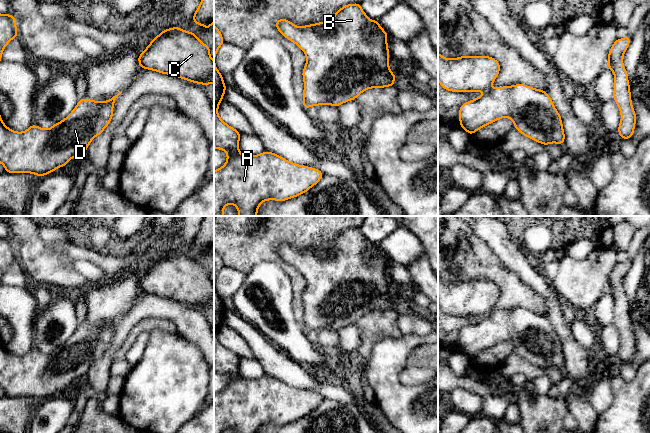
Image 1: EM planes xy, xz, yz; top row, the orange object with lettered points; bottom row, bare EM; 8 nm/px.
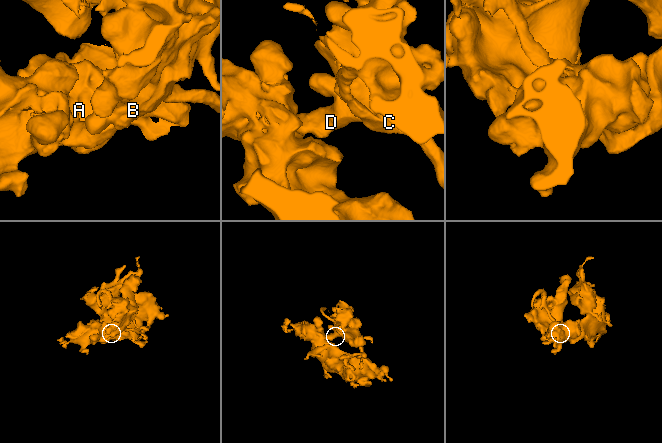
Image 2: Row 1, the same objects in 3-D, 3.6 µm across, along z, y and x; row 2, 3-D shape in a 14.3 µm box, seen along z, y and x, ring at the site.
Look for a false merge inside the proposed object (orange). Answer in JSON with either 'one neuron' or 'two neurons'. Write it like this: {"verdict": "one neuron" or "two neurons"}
{"verdict": "one neuron"}

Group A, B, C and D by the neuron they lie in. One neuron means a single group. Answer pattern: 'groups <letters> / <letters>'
groups A B C D

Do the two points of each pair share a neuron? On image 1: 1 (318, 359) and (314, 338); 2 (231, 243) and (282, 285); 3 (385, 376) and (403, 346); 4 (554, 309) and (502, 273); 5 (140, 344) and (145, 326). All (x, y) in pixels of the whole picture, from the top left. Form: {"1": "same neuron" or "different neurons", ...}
{"1": "different neurons", "2": "different neurons", "3": "same neuron", "4": "different neurons", "5": "different neurons"}

